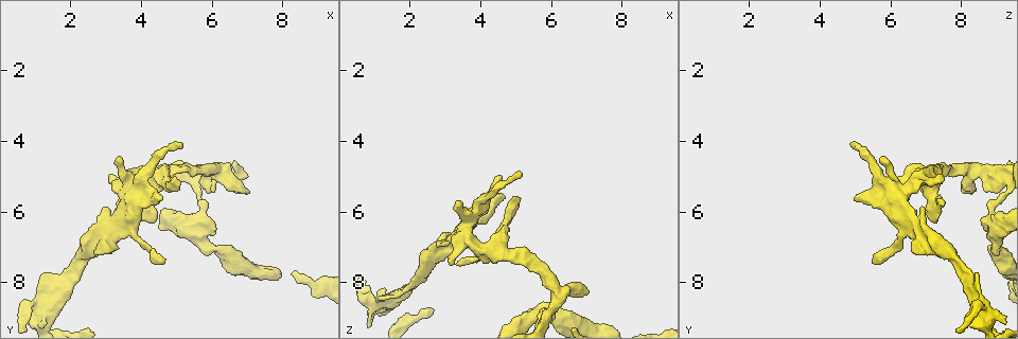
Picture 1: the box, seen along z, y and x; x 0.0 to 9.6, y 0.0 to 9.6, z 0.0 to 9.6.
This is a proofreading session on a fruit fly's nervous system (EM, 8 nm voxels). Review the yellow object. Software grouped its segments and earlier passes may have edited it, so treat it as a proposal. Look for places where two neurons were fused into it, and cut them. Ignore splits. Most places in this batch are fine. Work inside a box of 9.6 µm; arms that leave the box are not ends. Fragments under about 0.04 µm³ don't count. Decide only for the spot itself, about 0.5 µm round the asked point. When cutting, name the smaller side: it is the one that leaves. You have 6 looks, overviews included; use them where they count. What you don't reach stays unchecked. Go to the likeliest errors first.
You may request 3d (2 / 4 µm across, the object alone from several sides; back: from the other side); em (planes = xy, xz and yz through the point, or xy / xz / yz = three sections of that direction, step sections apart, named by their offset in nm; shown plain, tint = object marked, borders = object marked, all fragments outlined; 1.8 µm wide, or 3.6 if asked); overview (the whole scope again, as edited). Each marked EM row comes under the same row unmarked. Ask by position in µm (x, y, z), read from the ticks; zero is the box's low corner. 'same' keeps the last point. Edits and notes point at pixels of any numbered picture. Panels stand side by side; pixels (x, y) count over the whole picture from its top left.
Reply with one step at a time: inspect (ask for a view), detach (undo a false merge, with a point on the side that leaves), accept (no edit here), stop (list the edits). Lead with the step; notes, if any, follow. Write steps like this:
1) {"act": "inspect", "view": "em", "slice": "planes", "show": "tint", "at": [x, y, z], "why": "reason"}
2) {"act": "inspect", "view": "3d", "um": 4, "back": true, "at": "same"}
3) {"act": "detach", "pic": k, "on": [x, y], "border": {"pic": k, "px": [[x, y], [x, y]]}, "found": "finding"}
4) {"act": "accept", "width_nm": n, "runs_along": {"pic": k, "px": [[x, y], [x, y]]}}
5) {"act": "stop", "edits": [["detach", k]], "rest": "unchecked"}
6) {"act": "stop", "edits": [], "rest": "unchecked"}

{"act": "inspect", "view": "em", "slice": "planes", "show": "borders", "at": [5.70, 6.20, 8.80], "why": "thin arm on a thick one"}

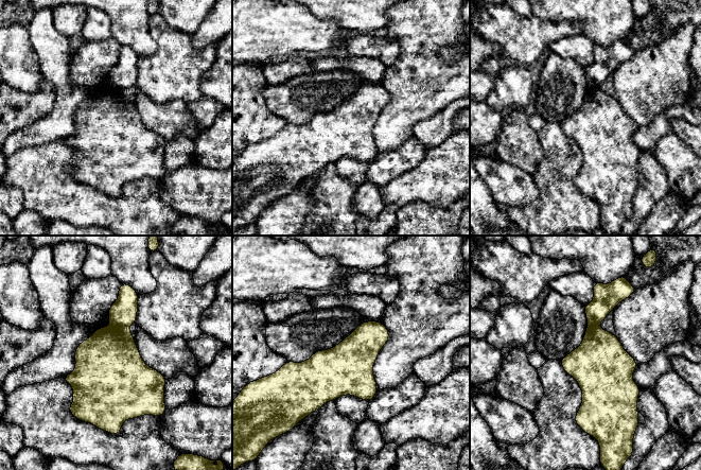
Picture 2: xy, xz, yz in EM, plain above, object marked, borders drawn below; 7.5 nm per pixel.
{"act": "detach", "pic": 2, "on": [109, 357], "border": {"pic": 2, "px": [[114, 325], [126, 327]]}, "found": "a second neuron is stuck on"}

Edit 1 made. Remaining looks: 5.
{"act": "inspect", "view": "3d", "um": 4, "back": true, "at": [4.40, 4.90, 6.80], "why": "thick turns thin"}

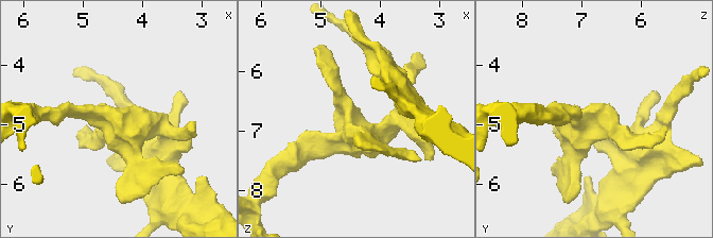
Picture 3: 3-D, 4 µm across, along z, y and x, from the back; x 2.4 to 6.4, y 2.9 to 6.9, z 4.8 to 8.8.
{"act": "inspect", "view": "em", "um": 3.6, "slice": "xy", "step": 8, "show": "tint", "at": [4.45, 5.00, 6.85], "why": "shape alone is not enough"}

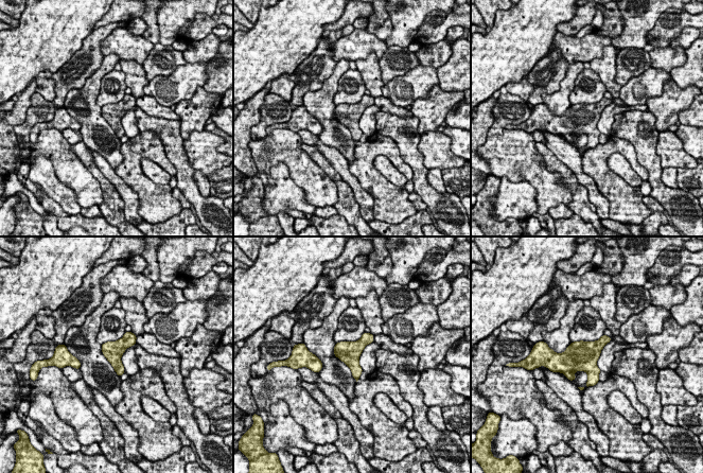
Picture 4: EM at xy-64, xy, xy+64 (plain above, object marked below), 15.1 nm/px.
{"act": "accept", "found": "all the same neuron"}

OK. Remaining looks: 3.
{"act": "inspect", "view": "em", "slice": "planes", "show": "tint", "at": [1.40, 8.70, 8.45], "why": "three-way junction"}

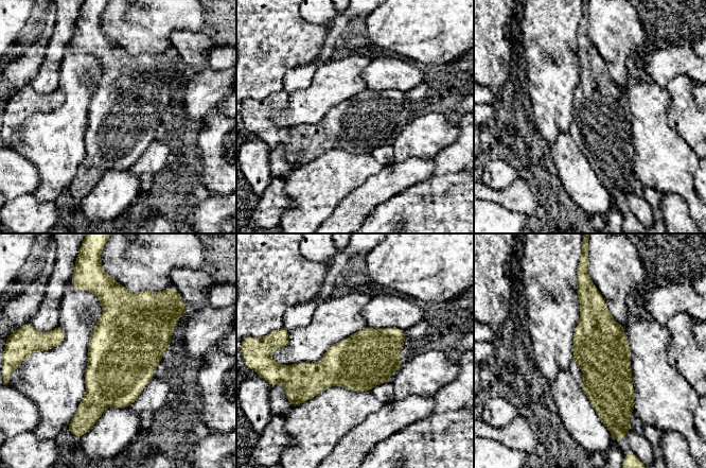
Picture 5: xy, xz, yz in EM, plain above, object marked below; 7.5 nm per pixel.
{"act": "accept", "found": "one neuron here"}

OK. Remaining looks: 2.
{"act": "stop", "edits": [["detach", 2]], "rest": "unchecked"}

